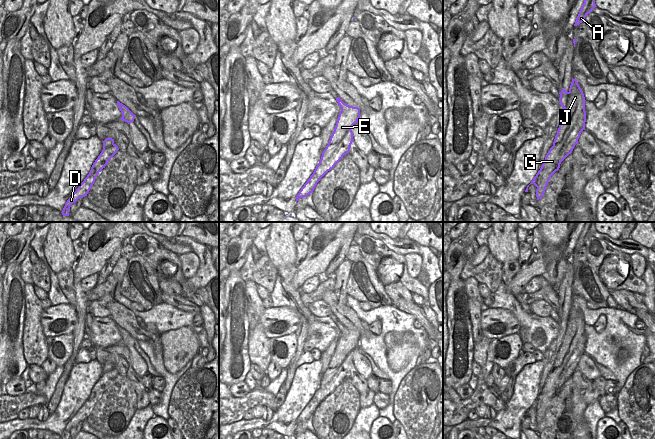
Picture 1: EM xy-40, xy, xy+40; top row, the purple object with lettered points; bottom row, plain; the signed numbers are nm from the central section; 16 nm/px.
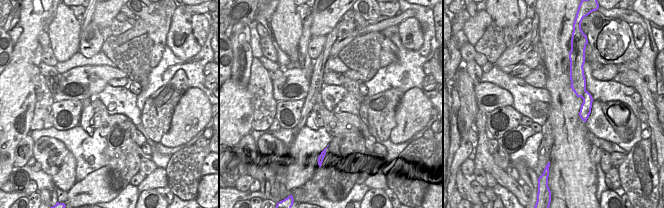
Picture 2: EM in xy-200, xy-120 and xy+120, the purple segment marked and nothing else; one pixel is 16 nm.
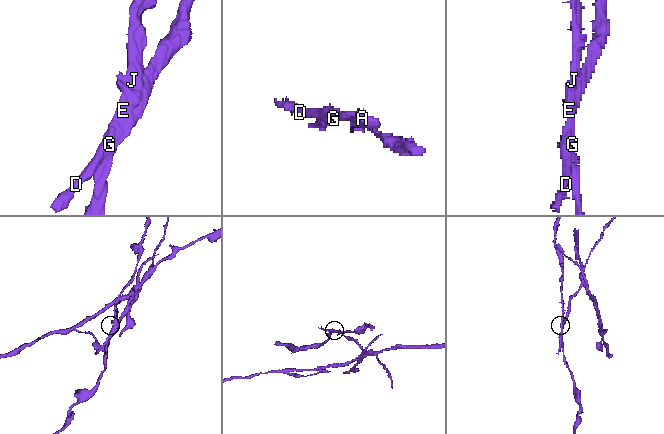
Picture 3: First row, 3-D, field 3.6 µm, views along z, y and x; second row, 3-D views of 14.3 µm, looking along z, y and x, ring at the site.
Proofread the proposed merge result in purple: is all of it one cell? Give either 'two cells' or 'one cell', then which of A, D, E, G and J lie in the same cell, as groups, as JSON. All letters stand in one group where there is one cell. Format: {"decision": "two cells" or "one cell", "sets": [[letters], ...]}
{"decision": "two cells", "sets": [["A", "E", "G", "J"], ["D"]]}

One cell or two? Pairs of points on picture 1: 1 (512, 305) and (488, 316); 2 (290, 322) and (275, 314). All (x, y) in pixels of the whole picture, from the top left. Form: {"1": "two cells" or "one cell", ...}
{"1": "two cells", "2": "one cell"}

